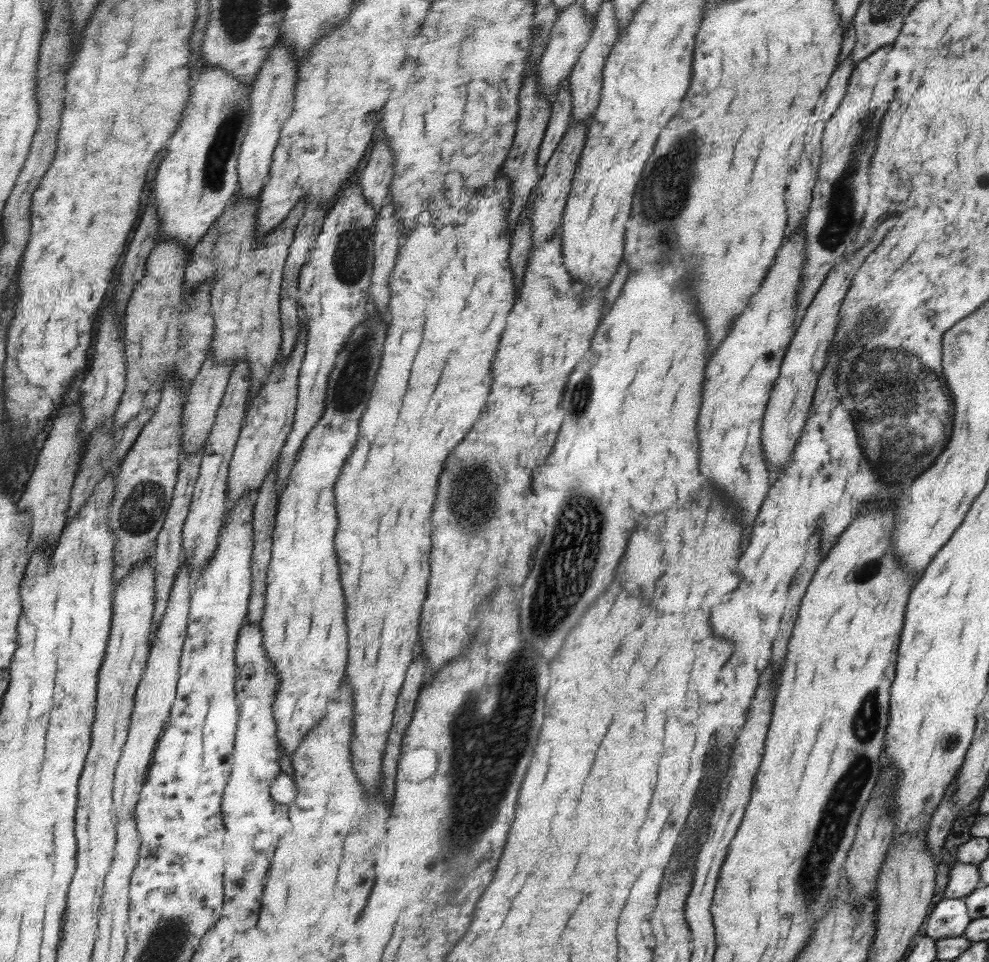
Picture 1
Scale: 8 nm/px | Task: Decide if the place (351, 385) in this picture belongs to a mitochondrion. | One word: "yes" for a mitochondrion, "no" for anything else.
yes

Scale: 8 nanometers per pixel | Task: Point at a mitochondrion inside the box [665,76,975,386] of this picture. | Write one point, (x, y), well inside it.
(841, 208)

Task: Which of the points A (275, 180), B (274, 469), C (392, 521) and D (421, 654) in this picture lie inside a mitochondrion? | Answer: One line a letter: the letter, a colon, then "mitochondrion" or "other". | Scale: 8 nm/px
A: other
B: other
C: other
D: other

